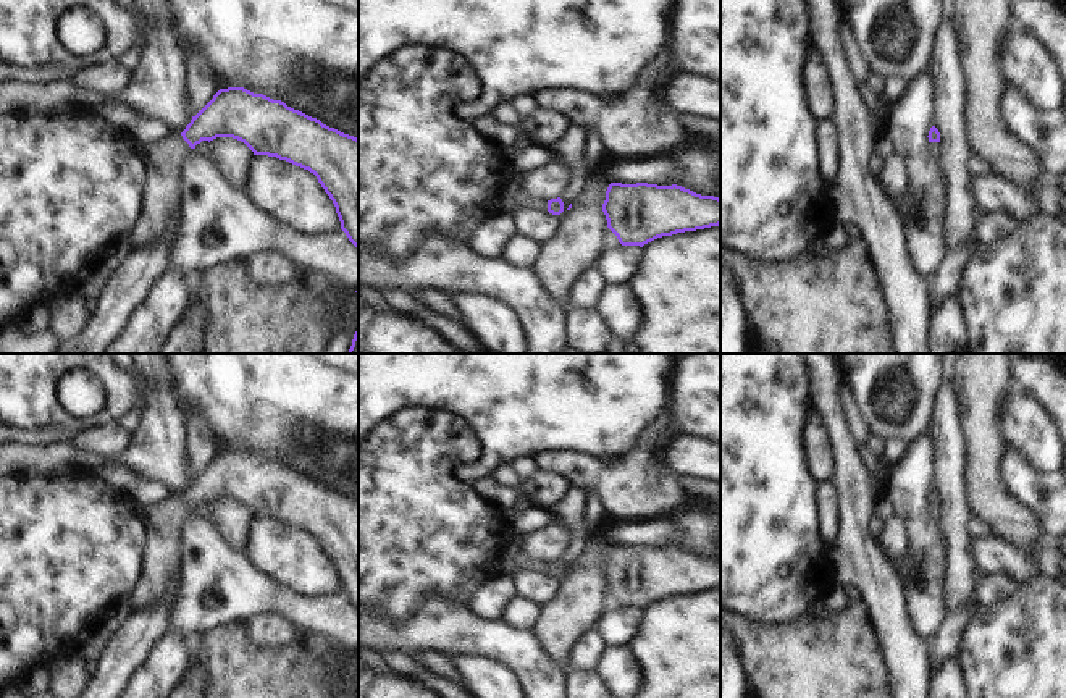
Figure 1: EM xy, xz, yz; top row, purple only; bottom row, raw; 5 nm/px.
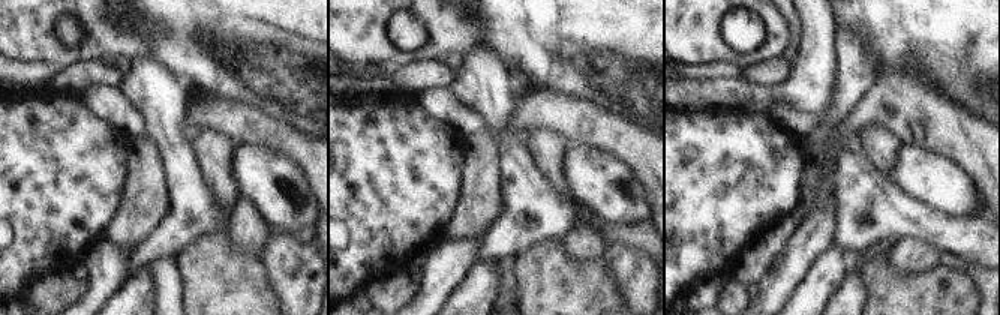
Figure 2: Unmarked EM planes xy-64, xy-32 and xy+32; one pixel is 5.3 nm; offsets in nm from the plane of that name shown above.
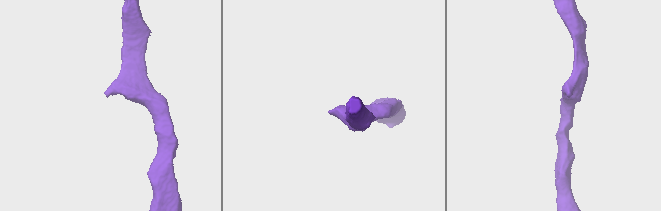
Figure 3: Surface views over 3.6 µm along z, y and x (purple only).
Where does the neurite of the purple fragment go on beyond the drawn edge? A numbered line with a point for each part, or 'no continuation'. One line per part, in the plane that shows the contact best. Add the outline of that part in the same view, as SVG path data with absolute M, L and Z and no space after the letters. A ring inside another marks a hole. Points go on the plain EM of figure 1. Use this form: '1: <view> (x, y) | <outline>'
1: xy (159, 580) | M170 496L157 506L142 509L145 524L142 572L129 595L134 612L176 598L181 525L189 511L181 496Z

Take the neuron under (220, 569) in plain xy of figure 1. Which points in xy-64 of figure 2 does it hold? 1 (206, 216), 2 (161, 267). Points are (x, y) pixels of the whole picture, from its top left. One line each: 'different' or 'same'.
1: same
2: different

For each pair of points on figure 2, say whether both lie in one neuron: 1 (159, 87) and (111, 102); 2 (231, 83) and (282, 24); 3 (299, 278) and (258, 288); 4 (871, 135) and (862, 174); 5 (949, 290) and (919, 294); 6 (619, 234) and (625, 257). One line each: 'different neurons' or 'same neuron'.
1: different neurons
2: same neuron
3: different neurons
4: different neurons
5: same neuron
6: different neurons

